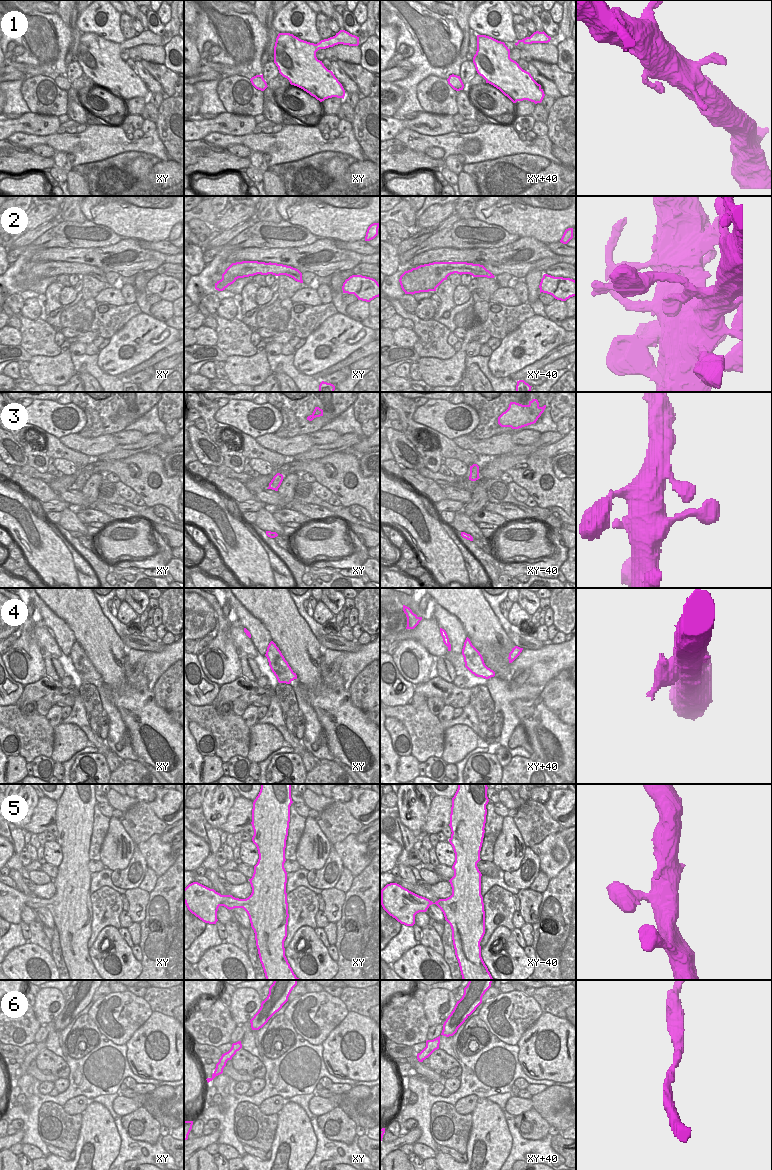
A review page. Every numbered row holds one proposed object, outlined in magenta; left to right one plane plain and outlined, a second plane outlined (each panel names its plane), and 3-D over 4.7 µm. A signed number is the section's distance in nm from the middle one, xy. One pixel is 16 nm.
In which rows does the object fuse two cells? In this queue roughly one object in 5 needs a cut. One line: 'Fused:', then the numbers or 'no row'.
Fused: no row

